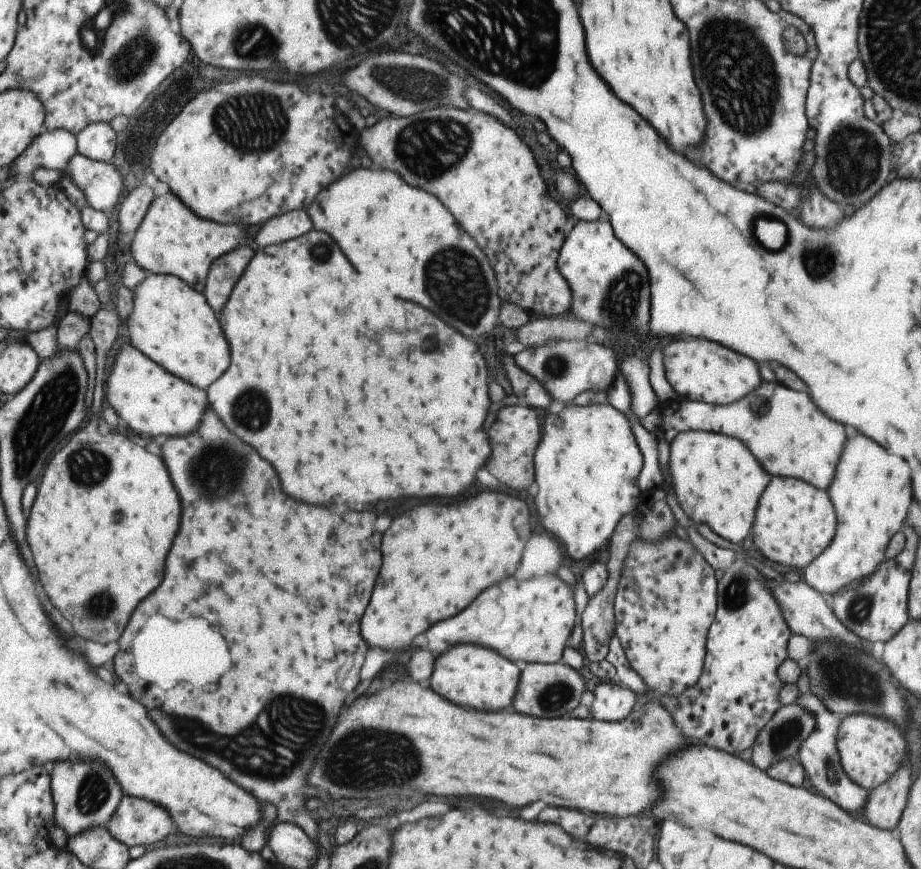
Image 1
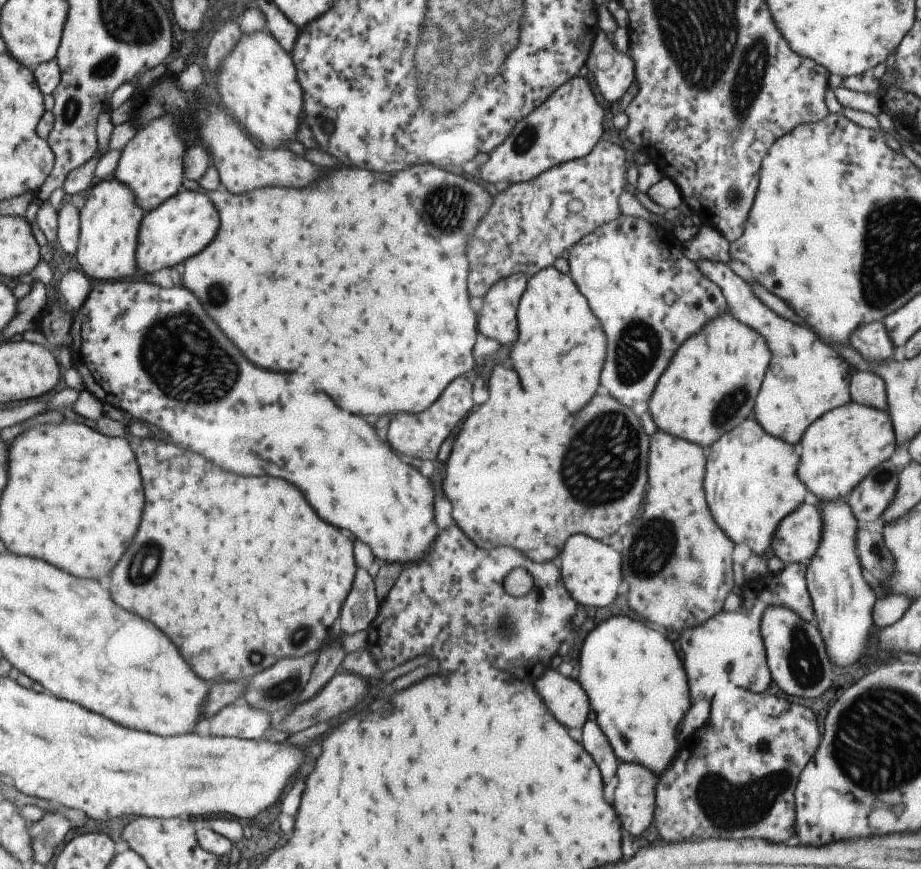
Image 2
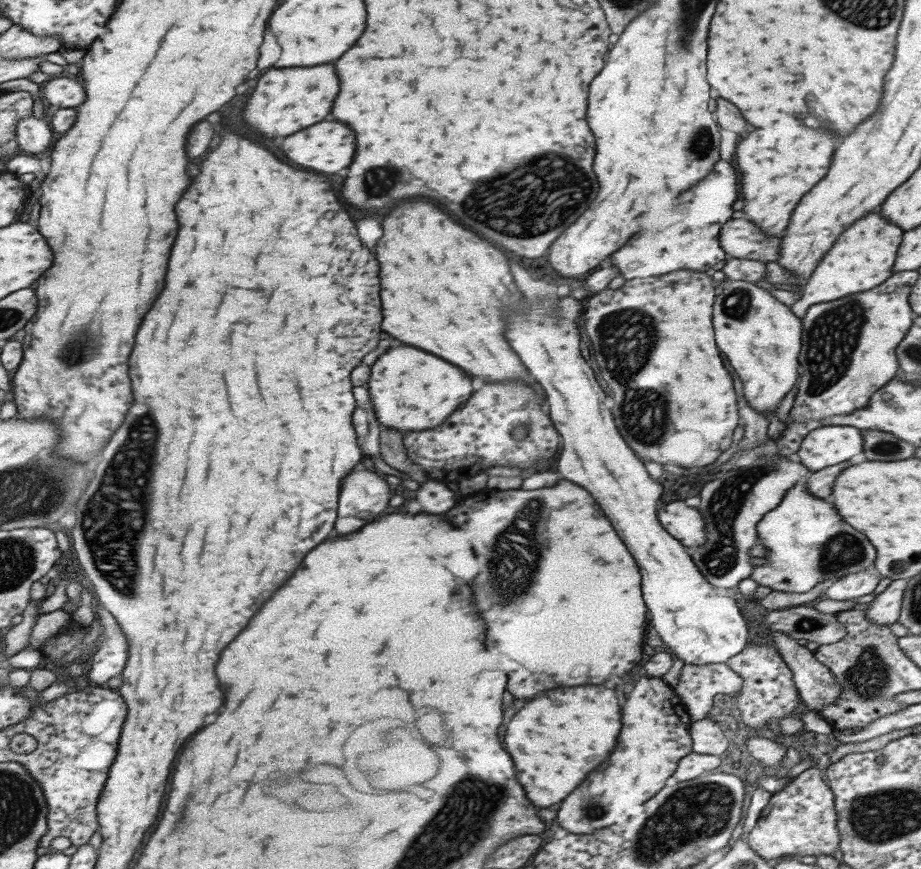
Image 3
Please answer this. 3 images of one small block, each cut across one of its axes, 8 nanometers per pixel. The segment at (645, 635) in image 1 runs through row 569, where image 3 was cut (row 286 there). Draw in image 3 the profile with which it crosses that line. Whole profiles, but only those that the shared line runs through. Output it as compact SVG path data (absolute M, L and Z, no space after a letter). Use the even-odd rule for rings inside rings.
M677 270L673 274L665 274L665 276L657 276L657 278L633 278L629 282L625 282L621 288L617 290L601 290L601 292L595 292L591 294L591 298L587 298L583 310L581 310L581 316L583 316L583 326L585 326L585 334L589 336L589 342L591 342L591 354L597 362L597 368L601 372L601 380L605 382L605 386L609 386L611 390L611 396L613 396L613 420L615 420L615 426L621 434L621 438L625 438L625 444L639 456L639 458L645 458L645 460L651 460L651 462L657 462L657 464L675 464L675 466L681 466L681 468L703 468L711 462L715 462L723 452L729 450L729 444L731 444L731 434L733 430L739 426L739 416L737 416L737 408L735 408L735 392L733 392L733 386L731 386L731 378L729 378L729 372L723 368L723 360L719 356L719 350L713 342L713 330L711 330L711 304L713 304L713 286L711 286L711 276L705 276L705 274L699 274L699 272L691 272L691 270ZM641 390L647 394L657 394L659 402L657 404L641 404L643 396L641 396Z

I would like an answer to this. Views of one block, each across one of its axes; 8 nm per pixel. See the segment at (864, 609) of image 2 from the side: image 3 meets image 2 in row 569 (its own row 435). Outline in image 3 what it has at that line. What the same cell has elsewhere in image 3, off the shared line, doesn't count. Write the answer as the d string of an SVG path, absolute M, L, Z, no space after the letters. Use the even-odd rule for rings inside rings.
M823 426L811 430L799 450L795 452L799 462L809 470L809 474L819 472L825 466L849 460L861 452L861 434L853 426Z

